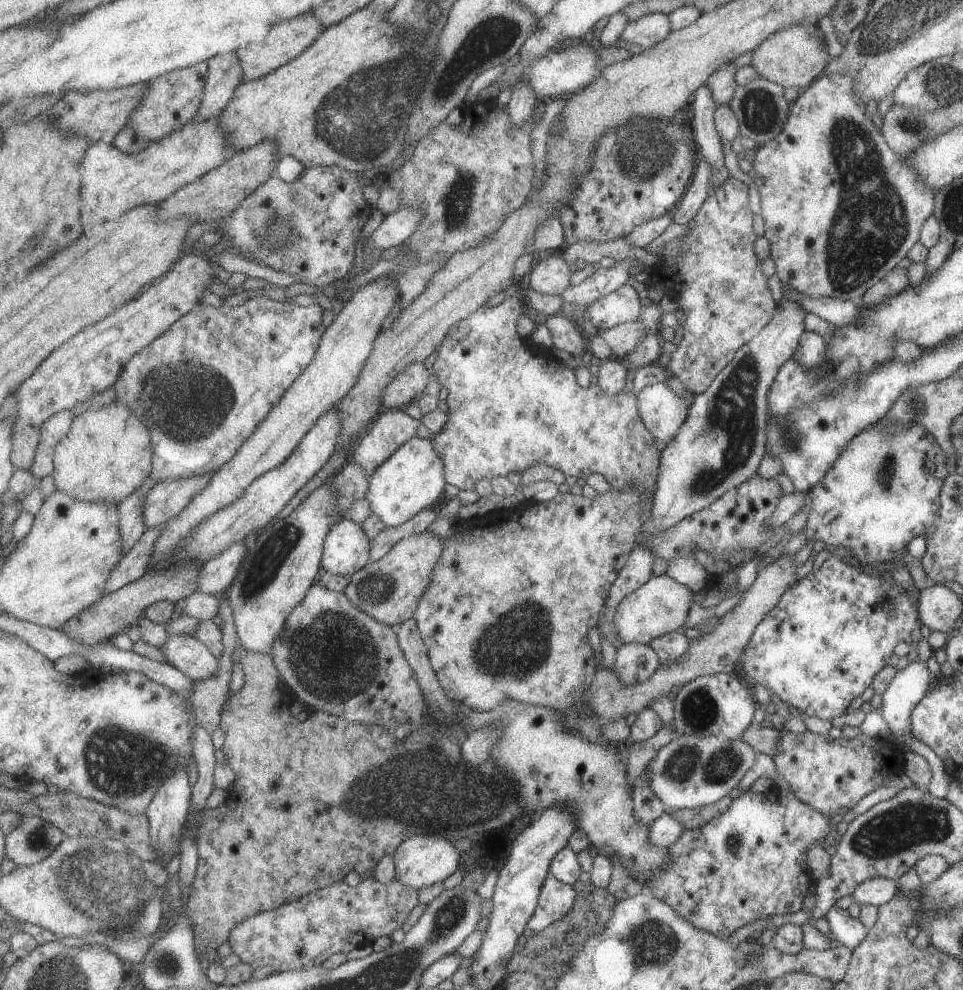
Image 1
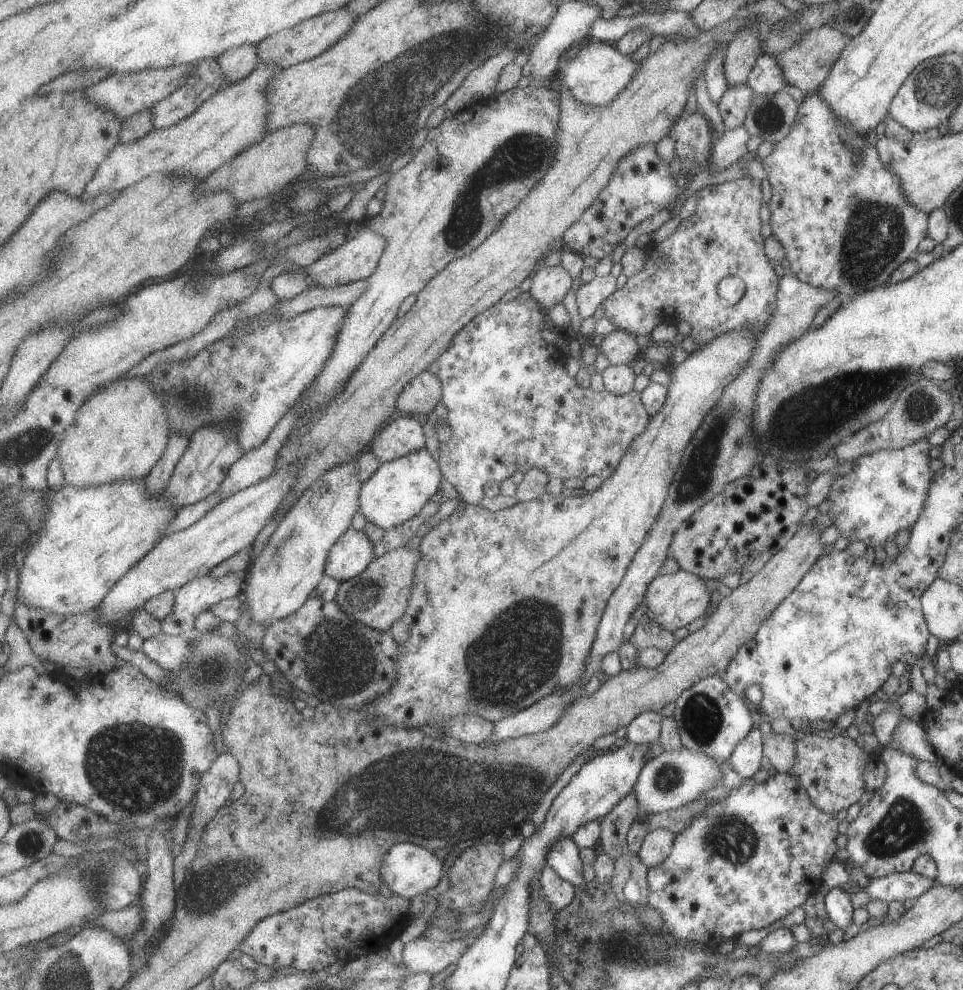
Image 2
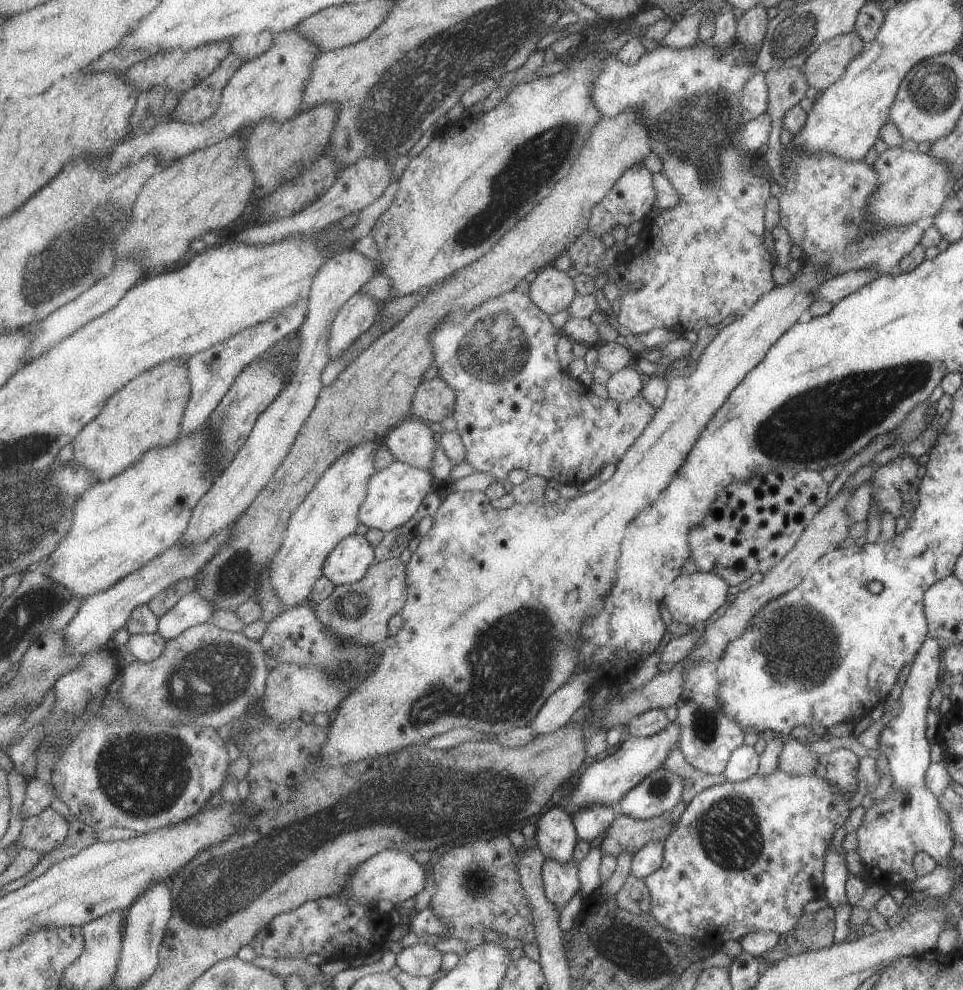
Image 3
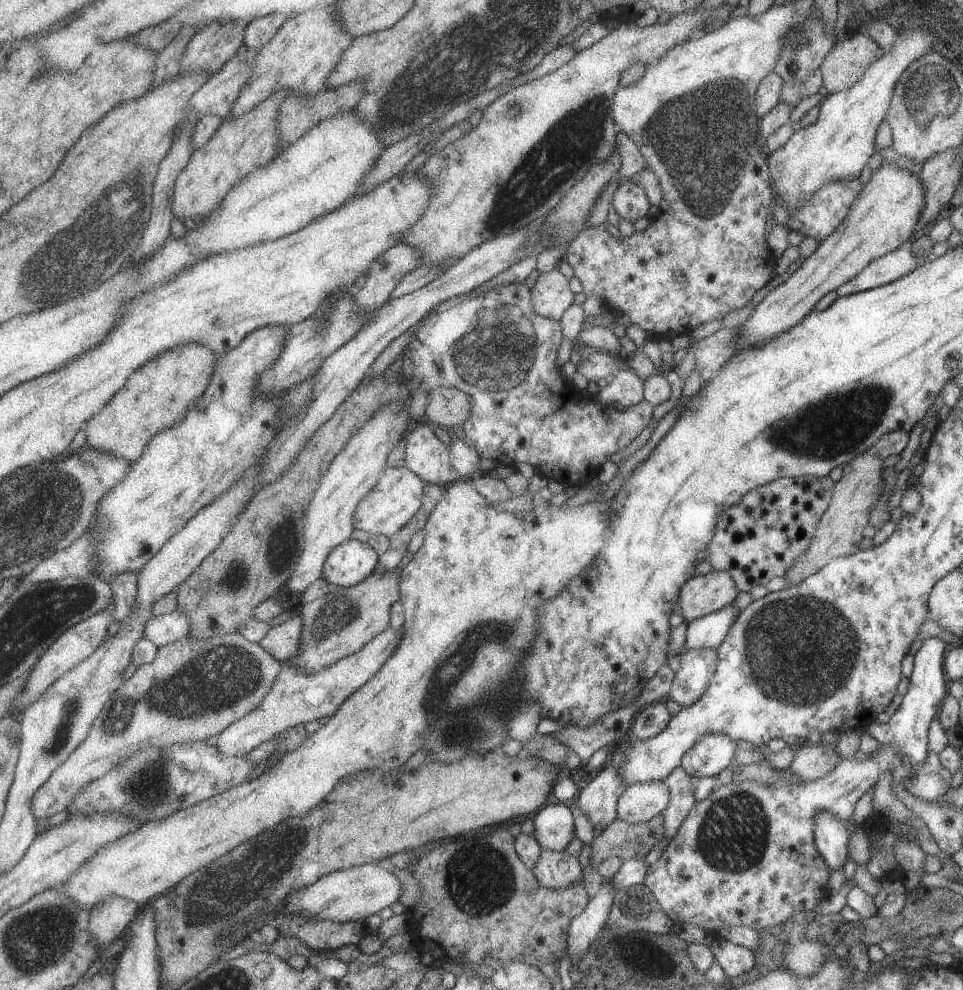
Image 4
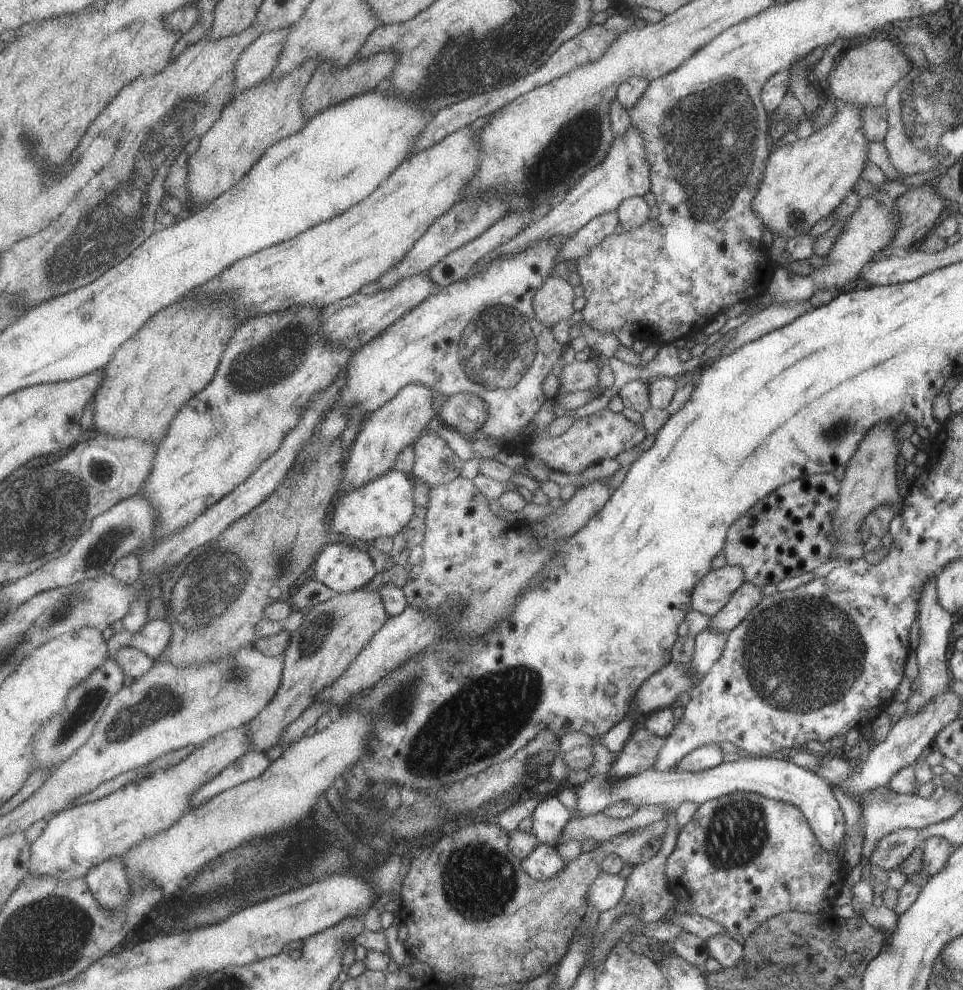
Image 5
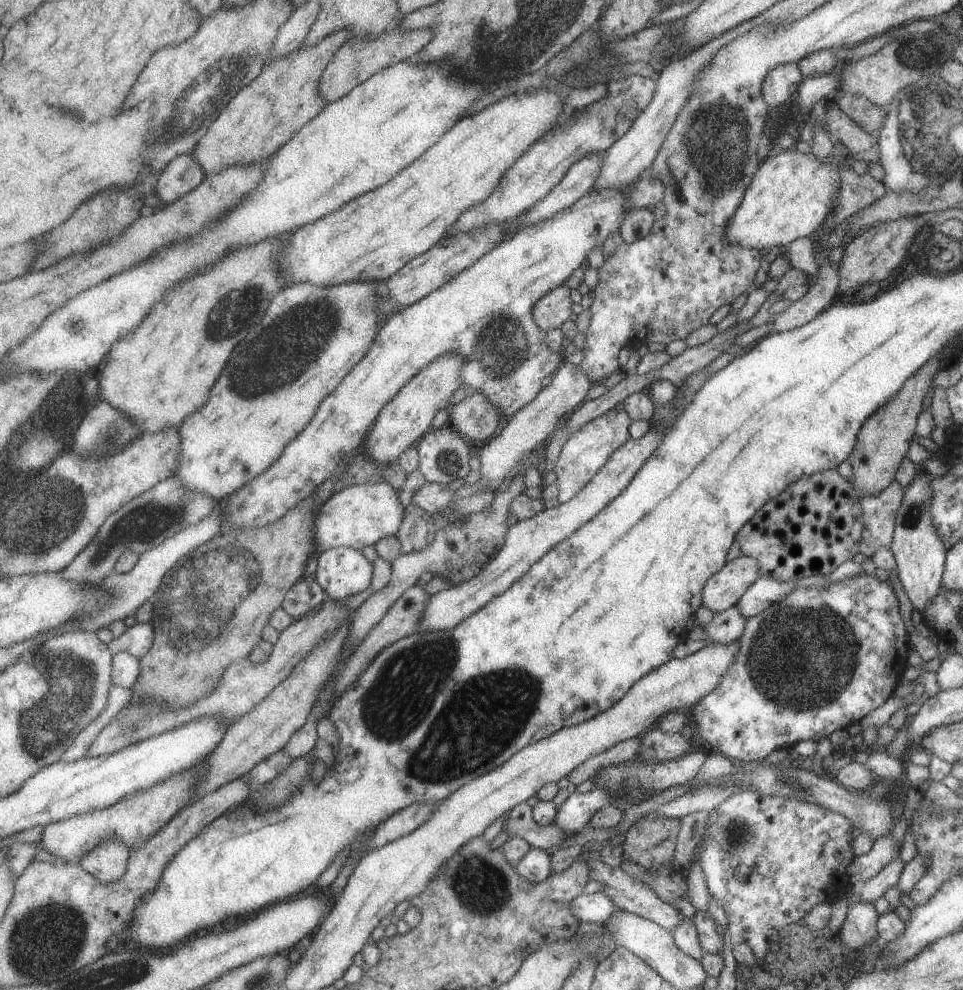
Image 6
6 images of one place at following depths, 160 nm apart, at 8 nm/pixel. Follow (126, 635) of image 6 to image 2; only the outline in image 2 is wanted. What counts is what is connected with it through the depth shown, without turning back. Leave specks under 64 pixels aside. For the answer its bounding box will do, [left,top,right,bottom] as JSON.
[162,573,243,636]

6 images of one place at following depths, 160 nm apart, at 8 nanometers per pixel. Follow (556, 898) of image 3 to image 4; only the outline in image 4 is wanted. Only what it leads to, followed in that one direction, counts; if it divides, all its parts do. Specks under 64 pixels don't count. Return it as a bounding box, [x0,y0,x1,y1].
[531,849,582,890]

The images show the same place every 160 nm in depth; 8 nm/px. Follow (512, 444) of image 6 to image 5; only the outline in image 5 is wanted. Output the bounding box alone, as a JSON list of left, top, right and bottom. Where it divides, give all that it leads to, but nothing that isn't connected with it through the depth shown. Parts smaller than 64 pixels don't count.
[558,358,601,394]

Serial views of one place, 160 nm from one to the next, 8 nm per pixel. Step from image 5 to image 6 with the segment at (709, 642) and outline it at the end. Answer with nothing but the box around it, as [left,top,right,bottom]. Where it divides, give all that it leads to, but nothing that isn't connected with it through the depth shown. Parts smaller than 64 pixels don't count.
[704,606,746,645]

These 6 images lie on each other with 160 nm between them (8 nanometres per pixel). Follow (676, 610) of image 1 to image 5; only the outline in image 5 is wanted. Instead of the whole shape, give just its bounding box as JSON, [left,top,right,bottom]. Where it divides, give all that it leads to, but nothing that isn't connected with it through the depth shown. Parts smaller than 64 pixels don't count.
[690,565,744,616]

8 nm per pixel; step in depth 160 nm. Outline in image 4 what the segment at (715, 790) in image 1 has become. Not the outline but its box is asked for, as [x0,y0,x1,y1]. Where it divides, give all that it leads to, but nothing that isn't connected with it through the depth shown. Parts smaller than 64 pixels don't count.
[616,780,669,825]

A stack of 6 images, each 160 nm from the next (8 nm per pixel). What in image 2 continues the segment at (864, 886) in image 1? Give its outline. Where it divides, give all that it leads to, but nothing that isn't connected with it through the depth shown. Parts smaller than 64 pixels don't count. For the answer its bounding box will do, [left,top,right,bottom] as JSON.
[863,871,938,903]

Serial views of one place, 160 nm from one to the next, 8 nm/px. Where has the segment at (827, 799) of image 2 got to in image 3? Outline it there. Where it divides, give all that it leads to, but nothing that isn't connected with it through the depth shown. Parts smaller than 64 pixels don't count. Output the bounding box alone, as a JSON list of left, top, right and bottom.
[813,747,858,800]

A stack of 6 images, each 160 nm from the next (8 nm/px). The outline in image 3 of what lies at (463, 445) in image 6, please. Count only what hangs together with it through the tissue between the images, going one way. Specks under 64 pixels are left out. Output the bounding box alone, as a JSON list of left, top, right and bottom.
[381,417,436,472]

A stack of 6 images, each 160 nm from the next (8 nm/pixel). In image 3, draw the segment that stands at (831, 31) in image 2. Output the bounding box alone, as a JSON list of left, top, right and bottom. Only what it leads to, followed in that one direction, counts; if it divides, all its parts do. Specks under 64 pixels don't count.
[801,31,864,92]

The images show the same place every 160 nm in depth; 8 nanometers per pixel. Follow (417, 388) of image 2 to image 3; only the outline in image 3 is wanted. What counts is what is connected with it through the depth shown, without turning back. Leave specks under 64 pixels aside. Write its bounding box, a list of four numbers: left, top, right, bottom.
[410,377,455,423]

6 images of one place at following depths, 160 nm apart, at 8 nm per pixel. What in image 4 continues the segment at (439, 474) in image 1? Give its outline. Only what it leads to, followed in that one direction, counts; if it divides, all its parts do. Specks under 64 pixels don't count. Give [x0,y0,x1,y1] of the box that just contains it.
[353,467,424,536]

